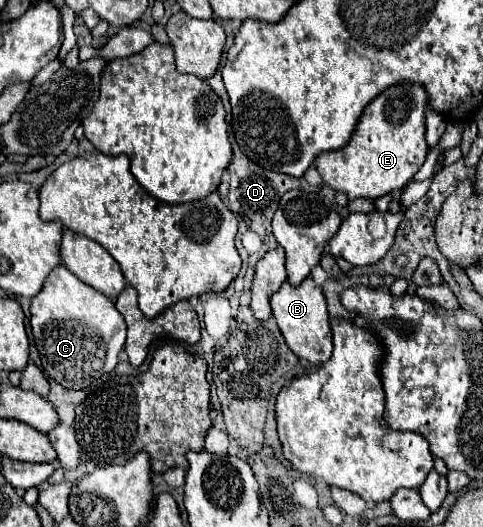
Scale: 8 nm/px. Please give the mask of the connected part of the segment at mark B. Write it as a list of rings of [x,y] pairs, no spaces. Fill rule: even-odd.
[[[307,277],[297,287],[285,281],[281,289],[271,295],[269,303],[271,303],[273,317],[279,325],[279,331],[285,337],[285,343],[289,345],[289,349],[299,359],[309,361],[311,365],[321,365],[323,361],[327,361],[327,357],[333,351],[333,337],[331,337],[331,327],[329,327],[327,303],[325,303],[321,287],[317,287],[311,277]]]

